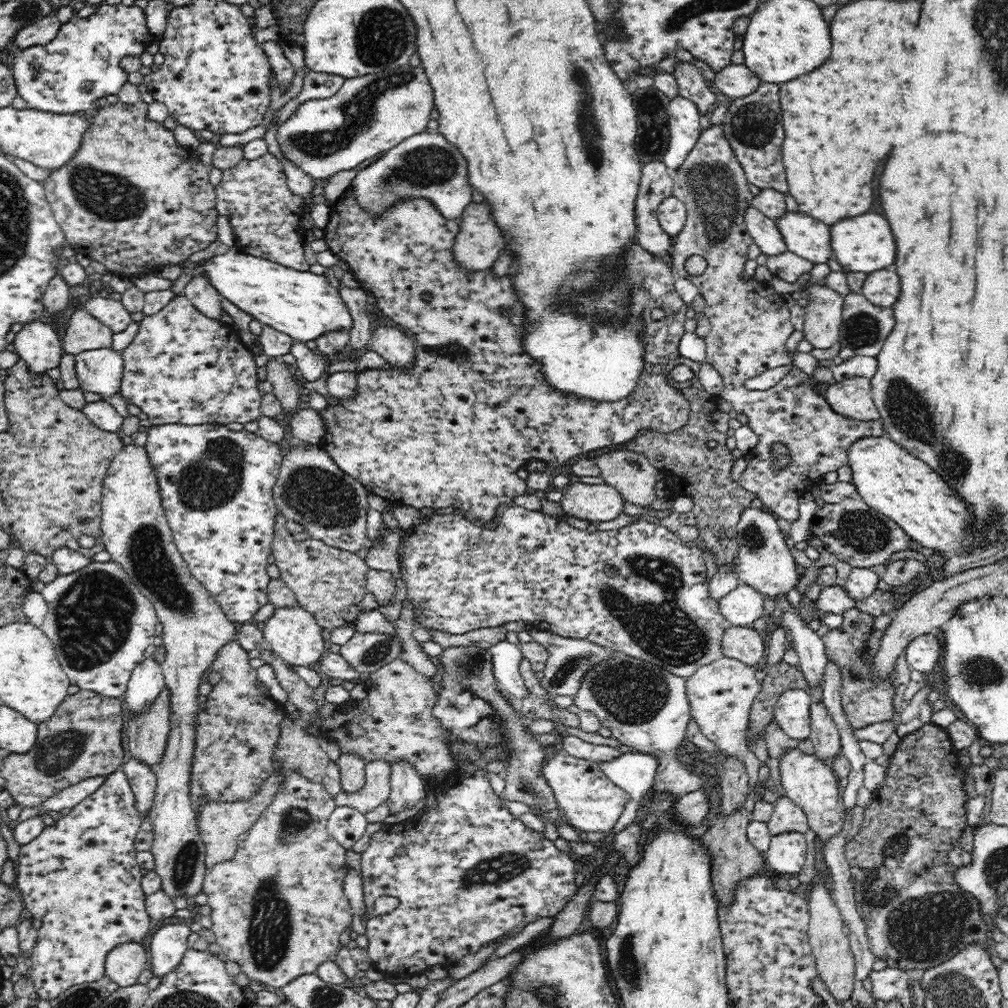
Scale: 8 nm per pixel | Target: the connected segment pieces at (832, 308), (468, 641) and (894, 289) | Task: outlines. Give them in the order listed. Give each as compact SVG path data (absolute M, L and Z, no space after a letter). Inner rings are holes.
M807 284L806 289L809 294L806 296L807 305L804 306L803 336L814 348L830 349L839 340L844 296L826 285Z
M504 625L470 630L462 635L451 635L434 629L428 629L428 632L432 635L432 640L444 649L449 646L477 646L490 649L494 644L506 640L508 634Z
M876 270L868 273L861 292L876 306L890 308L900 296L900 278L890 270Z

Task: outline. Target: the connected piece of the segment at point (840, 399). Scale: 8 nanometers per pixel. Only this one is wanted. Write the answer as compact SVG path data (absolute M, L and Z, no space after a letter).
M853 376L842 379L839 383L828 386L823 397L838 414L857 421L880 420L871 395L871 379Z

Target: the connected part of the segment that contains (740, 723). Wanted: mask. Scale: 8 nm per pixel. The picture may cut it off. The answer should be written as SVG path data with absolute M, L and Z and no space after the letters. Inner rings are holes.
M723 656L719 660L700 666L692 676L685 678L685 689L690 705L690 714L696 720L702 734L710 739L726 756L741 760L748 774L748 798L743 805L745 811L752 819L752 812L756 801L760 798L758 788L758 770L762 763L748 749L746 732L752 704L761 691L756 679L756 667L748 666L740 660Z

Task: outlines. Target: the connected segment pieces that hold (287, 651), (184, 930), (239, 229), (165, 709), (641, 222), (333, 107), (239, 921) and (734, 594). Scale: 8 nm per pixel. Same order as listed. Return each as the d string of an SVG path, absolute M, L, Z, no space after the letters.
M300 606L274 609L261 627L267 647L288 664L315 668L326 652L326 642L320 626L312 614Z
M173 923L159 928L150 940L149 964L154 976L163 977L180 964L188 950L188 925Z
M270 152L255 159L242 159L236 166L227 168L222 172L222 180L215 186L217 213L226 216L232 232L235 235L236 245L246 254L258 258L265 258L282 266L308 272L310 265L304 259L304 242L302 229L298 225L304 213L304 199L294 194L286 183L282 163Z
M164 686L147 711L134 713L123 730L128 735L128 750L148 765L156 766L166 750L170 734L170 689Z
M651 161L641 165L641 178L638 187L638 192L635 200L635 225L636 225L636 240L642 248L650 251L653 255L658 255L662 258L670 258L670 248L673 243L673 237L668 236L662 230L658 217L656 216L657 208L660 203L673 194L674 182L673 173L664 164L664 161Z
M406 64L405 66L400 67L390 67L389 70L378 71L375 74L366 74L361 75L358 78L348 78L345 80L344 85L340 87L340 90L330 96L330 98L316 98L314 100L308 100L304 104L300 104L298 109L288 120L279 124L277 128L277 139L282 149L282 155L288 157L290 161L296 163L296 166L302 167L302 171L306 172L312 179L322 179L328 180L330 177L333 177L335 174L340 172L340 170L352 170L356 168L364 160L374 160L382 153L385 153L387 150L390 150L392 147L400 144L406 138L414 136L414 134L420 134L426 130L428 126L428 121L430 120L430 114L432 114L432 109L435 107L434 101L434 91L430 85L429 79L425 74L424 68L422 66L411 66Z
M288 769L285 772L283 781L277 788L272 804L262 811L262 814L250 830L239 836L234 856L228 861L220 862L220 864L213 866L211 869L207 869L203 882L203 891L204 894L208 895L207 904L213 910L211 912L213 922L211 930L215 934L215 942L222 948L227 960L237 962L240 965L241 972L244 972L250 980L256 980L260 984L281 989L300 975L316 973L316 968L320 964L330 961L330 956L340 950L340 934L344 932L346 927L352 926L353 907L350 906L350 901L343 891L344 878L346 878L346 874L350 869L346 864L347 849L339 842L336 842L327 829L327 820L335 808L336 802L324 789L324 785L310 781L298 771Z
M739 585L719 601L720 612L732 626L748 627L764 616L764 600L754 588Z

